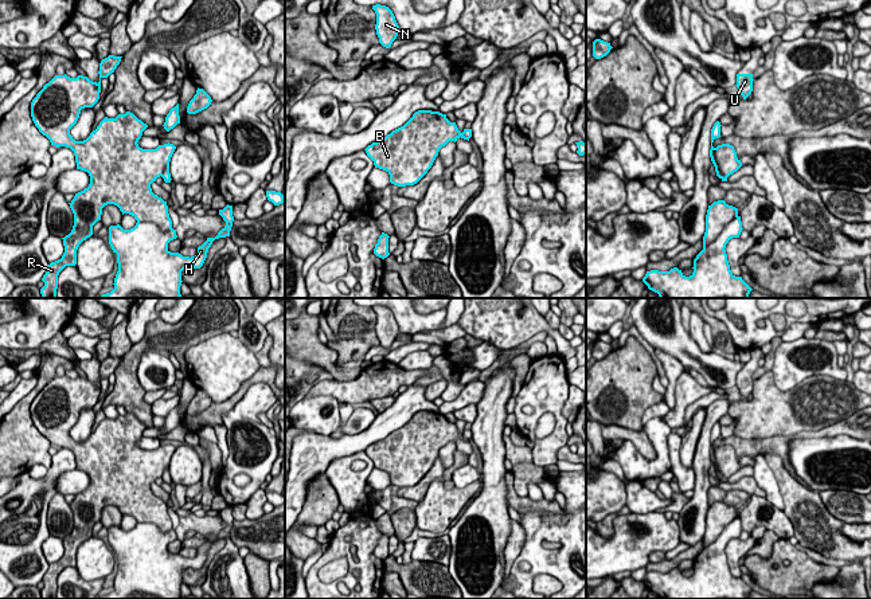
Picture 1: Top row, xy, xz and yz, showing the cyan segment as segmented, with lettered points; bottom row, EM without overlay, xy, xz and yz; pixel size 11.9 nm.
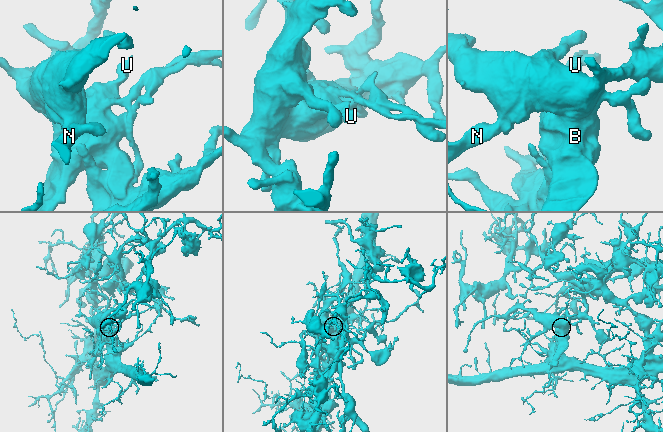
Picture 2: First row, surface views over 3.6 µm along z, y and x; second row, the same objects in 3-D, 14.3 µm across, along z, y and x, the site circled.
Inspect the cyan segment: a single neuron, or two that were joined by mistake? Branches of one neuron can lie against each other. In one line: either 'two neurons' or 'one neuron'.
two neurons

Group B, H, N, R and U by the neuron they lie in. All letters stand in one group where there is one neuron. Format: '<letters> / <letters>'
B N R U / H

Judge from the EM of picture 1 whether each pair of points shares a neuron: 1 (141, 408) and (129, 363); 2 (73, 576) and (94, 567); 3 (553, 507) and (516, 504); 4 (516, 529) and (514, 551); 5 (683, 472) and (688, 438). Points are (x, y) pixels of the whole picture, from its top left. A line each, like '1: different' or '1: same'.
1: same
2: different
3: same
4: same
5: different

